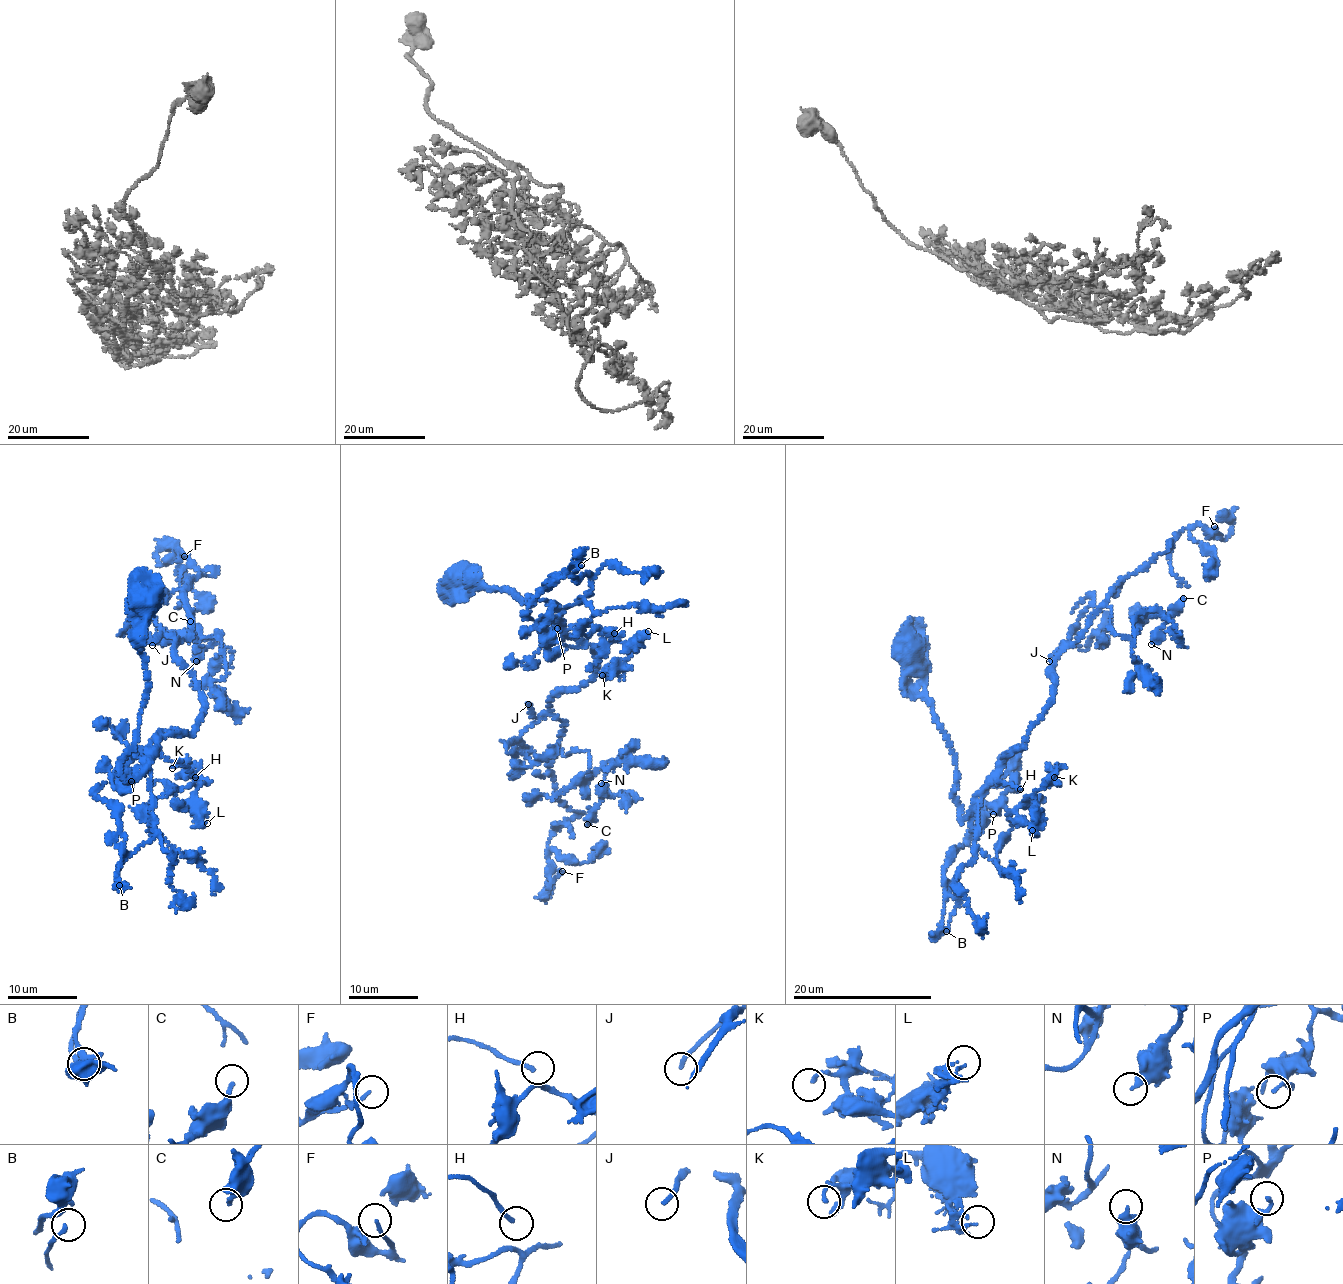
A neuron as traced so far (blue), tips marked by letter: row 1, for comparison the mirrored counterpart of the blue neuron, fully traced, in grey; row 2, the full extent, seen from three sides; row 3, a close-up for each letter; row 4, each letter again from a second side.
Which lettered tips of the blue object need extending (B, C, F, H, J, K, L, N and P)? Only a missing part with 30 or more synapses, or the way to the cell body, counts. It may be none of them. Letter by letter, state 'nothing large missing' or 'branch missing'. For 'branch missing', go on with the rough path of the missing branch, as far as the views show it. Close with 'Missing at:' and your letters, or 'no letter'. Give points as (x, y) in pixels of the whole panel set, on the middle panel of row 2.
B: branch missing | (581, 565), (608, 554), (618, 540), (617, 534), (648, 526)
C: nothing large missing
F: branch missing | (562, 871), (585, 856), (649, 861), (642, 866), (649, 873), (648, 882), (645, 869), (634, 867)
H: nothing large missing
J: branch missing | (528, 704), (513, 698), (504, 710), (455, 741), (456, 750), (467, 754), (470, 760), (430, 799)
K: nothing large missing
L: nothing large missing
N: nothing large missing
P: nothing large missing
Missing at: B, F, J

